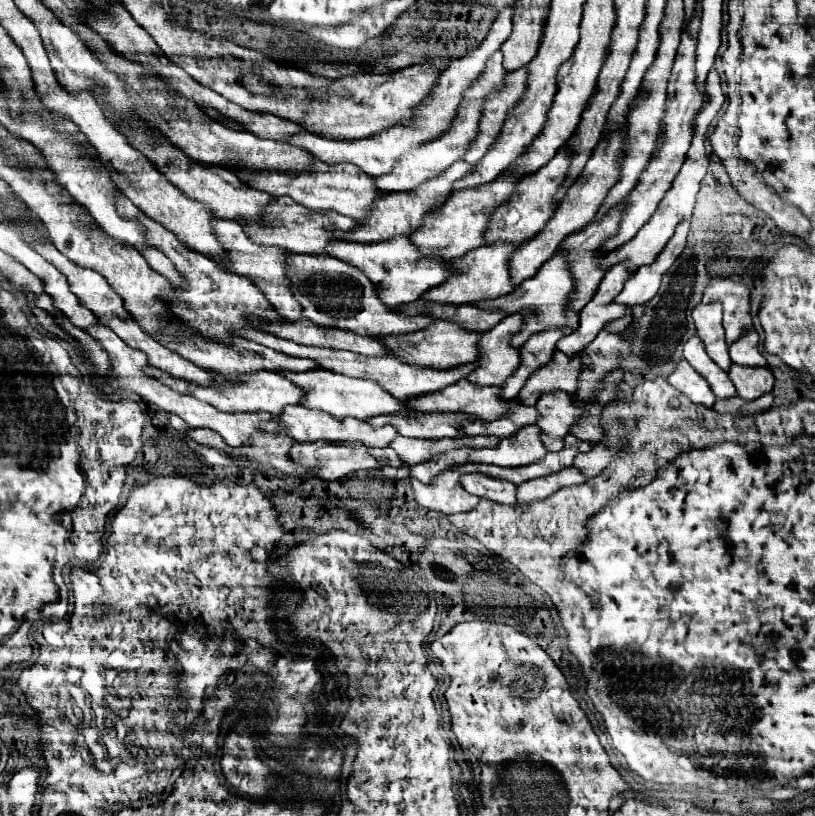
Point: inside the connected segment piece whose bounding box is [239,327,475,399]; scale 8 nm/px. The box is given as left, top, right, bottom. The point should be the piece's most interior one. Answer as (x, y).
(404, 381)

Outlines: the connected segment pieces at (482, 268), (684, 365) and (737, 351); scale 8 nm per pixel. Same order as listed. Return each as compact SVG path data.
M495 243L495 245L485 245L475 251L469 251L463 257L457 257L455 263L463 267L463 275L451 275L447 283L441 283L439 287L433 287L423 295L425 301L435 301L435 303L471 303L471 301L481 301L481 299L497 299L513 291L513 285L509 281L509 267L507 261L513 255L513 251L519 245L511 243Z
M681 359L677 369L667 377L667 381L681 391L683 395L689 397L691 403L695 405L703 405L703 407L713 407L715 403L715 393L711 391L709 383L685 361Z
M753 329L747 331L747 335L743 335L739 341L735 341L729 347L729 355L731 355L733 363L737 363L737 365L769 369L765 357L759 351L759 335Z

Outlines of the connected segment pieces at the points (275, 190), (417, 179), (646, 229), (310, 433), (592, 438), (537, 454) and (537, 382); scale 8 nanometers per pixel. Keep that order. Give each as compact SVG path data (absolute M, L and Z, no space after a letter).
M315 159L315 175L279 175L279 171L271 171L271 175L251 175L251 179L243 179L249 187L259 187L261 191L267 191L269 195L281 197L289 195L299 205L307 209L331 209L341 215L353 217L355 221L363 219L365 213L371 209L373 201L381 197L381 193L375 189L373 179L359 171L359 167L351 163L337 163L329 165L319 159Z
M501 51L491 55L491 59L487 61L487 71L483 71L483 79L479 79L479 83L475 83L475 87L471 87L471 91L467 91L467 95L463 95L463 107L459 107L459 115L455 115L455 123L451 123L451 131L447 131L447 135L439 135L439 139L431 139L431 143L423 143L423 147L417 147L415 151L409 151L407 155L403 155L403 159L399 159L399 163L395 163L395 171L391 171L391 175L373 177L375 183L379 183L379 187L383 187L383 191L413 189L419 183L443 173L457 159L463 159L463 155L469 151L471 141L477 137L477 125L481 119L481 107L483 107L485 97L491 91L499 91L505 75L507 75L501 61L503 61Z
M713 69L707 77L707 93L709 93L709 101L705 103L703 111L697 115L697 127L695 127L695 133L693 133L693 141L691 141L691 149L687 151L687 159L679 171L679 175L675 177L673 181L673 187L667 191L667 195L663 197L663 201L659 203L657 211L653 213L653 217L637 231L637 235L621 245L619 249L611 251L609 255L603 255L603 267L611 269L613 265L619 265L619 263L627 263L627 269L629 273L637 271L641 265L649 265L661 251L663 247L667 245L667 241L673 237L675 233L675 227L685 221L685 219L691 219L693 215L693 207L695 207L695 197L697 197L697 191L699 191L699 183L701 179L705 177L707 173L707 167L709 167L709 157L707 157L707 151L705 151L705 133L709 129L709 123L715 119L715 115L719 113L723 101L725 101L725 95L721 91L721 85L719 85L719 75L717 71Z
M303 405L287 407L287 411L283 411L283 415L279 415L277 421L279 421L277 433L287 433L297 443L307 443L307 441L353 441L355 443L355 441L359 441L359 443L369 445L369 447L387 447L397 435L397 431L391 425L383 425L383 427L375 429L365 421L359 421L353 417L337 419L333 415L327 415L325 411L305 409Z
M587 405L587 413L583 413L583 419L579 419L579 423L575 423L575 427L571 427L571 433L583 441L589 443L597 443L601 439L601 425L599 425L599 415L603 405Z
M521 427L511 439L501 439L493 449L471 449L471 463L493 463L499 467L521 467L535 463L547 455L547 449L541 443L539 427Z
M555 351L551 361L547 365L539 367L539 371L535 371L535 375L531 375L527 379L527 383L519 391L517 399L523 405L535 405L535 401L539 399L541 393L565 391L565 393L573 395L577 389L579 371L581 371L579 357L569 359L561 351Z

